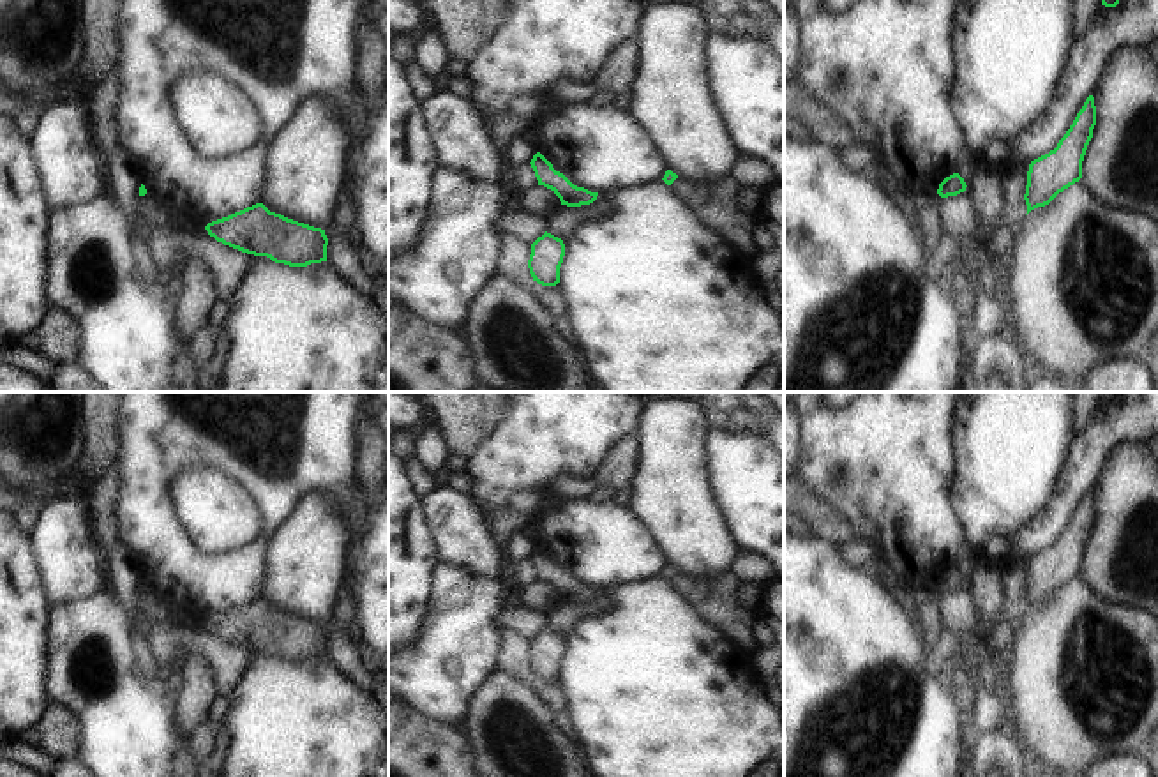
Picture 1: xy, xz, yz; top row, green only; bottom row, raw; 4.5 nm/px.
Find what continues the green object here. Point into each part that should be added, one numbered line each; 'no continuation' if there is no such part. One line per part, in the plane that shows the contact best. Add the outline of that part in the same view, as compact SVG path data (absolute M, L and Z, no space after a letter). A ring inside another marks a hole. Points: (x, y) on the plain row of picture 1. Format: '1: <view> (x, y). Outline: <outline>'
no continuation

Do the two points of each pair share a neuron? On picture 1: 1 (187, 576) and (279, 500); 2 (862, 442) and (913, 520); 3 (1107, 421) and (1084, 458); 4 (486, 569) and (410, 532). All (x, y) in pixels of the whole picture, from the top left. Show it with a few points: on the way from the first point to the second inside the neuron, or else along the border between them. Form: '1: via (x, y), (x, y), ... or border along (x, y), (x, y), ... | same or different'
1: via (216, 576), (225, 576), (260, 541), (265, 528) | same
2: via (881, 461), (890, 472), (899, 500) | same
3: via (1105, 429), (1091, 449) | same
4: border along (421, 502), (424, 525), (438, 562) | different

